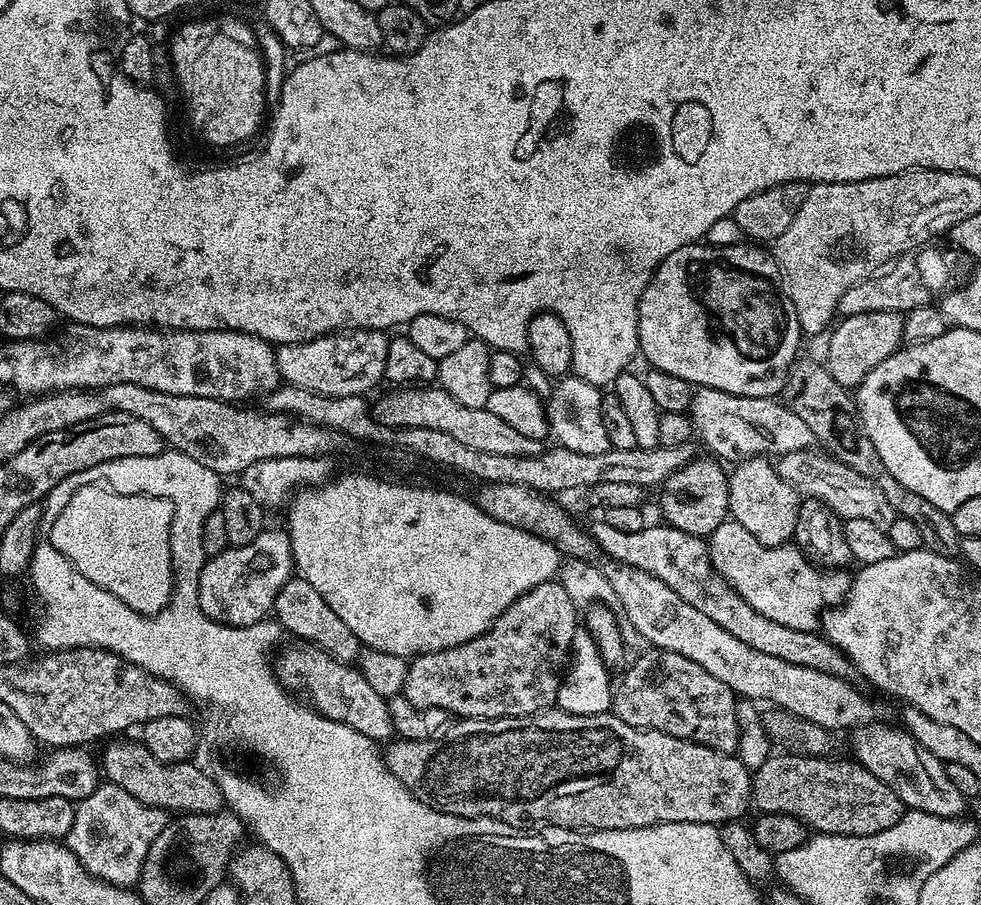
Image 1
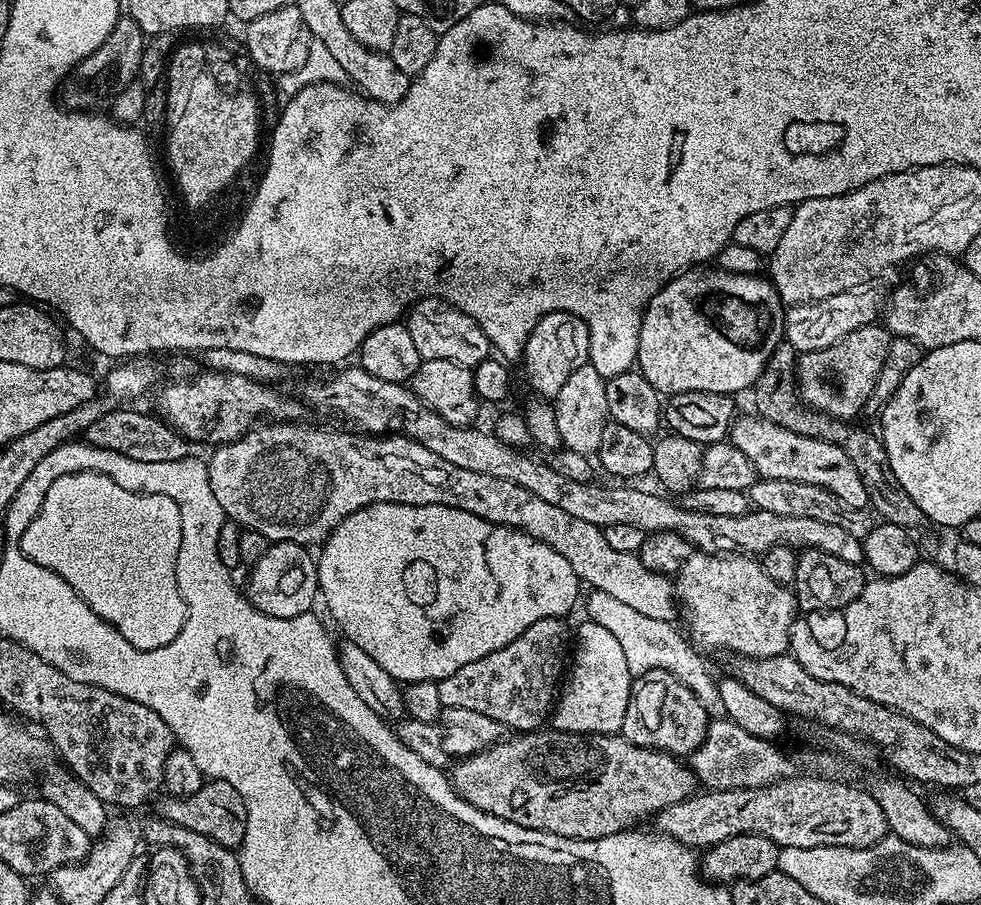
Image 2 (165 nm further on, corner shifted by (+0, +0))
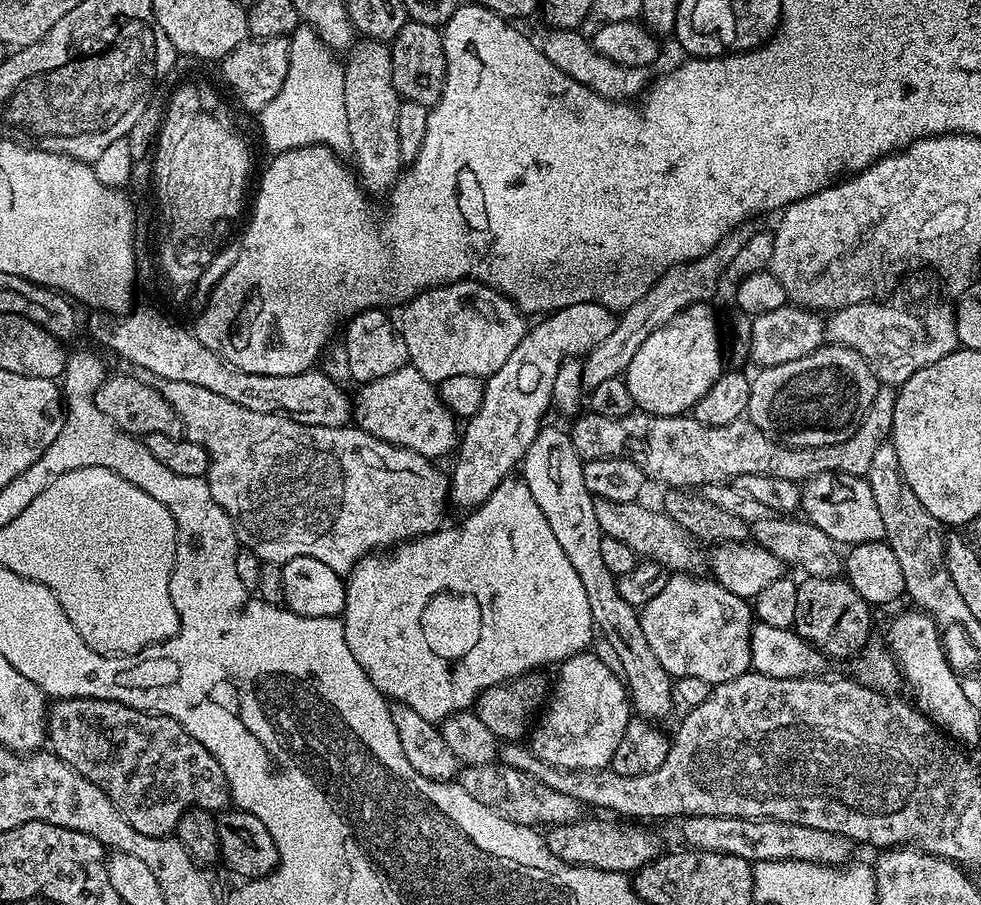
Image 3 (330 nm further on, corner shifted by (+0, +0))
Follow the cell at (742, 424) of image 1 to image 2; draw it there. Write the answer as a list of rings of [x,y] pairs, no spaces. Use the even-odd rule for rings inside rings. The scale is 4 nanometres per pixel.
[[[740,414],[733,419],[730,442],[738,450],[742,450],[746,458],[750,458],[757,477],[810,482],[814,486],[828,488],[830,494],[834,494],[851,508],[864,510],[869,507],[866,486],[862,486],[862,478],[858,478],[858,470],[854,470],[854,462],[846,458],[842,449],[825,440],[794,434],[794,430],[786,430],[759,414],[751,415]]]

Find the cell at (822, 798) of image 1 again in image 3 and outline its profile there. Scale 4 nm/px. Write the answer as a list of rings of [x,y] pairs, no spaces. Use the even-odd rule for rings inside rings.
[[[581,818],[574,824],[558,824],[549,827],[546,843],[558,859],[583,868],[597,868],[607,872],[634,874],[644,864],[661,855],[660,840],[652,832],[639,832],[636,828],[619,828],[604,820]]]

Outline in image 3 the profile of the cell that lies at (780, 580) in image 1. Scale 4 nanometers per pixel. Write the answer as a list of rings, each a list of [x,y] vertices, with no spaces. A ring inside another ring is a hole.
[[[672,574],[669,575],[666,587],[658,593],[658,598],[654,598],[645,604],[640,612],[640,625],[642,634],[646,634],[646,640],[650,642],[650,650],[654,650],[654,658],[662,662],[662,666],[668,671],[668,675],[673,678],[702,678],[710,686],[725,684],[731,680],[736,680],[752,668],[752,629],[754,627],[754,608],[747,600],[743,600],[738,594],[726,590],[721,584],[716,583],[715,579],[699,580],[696,574]]]

